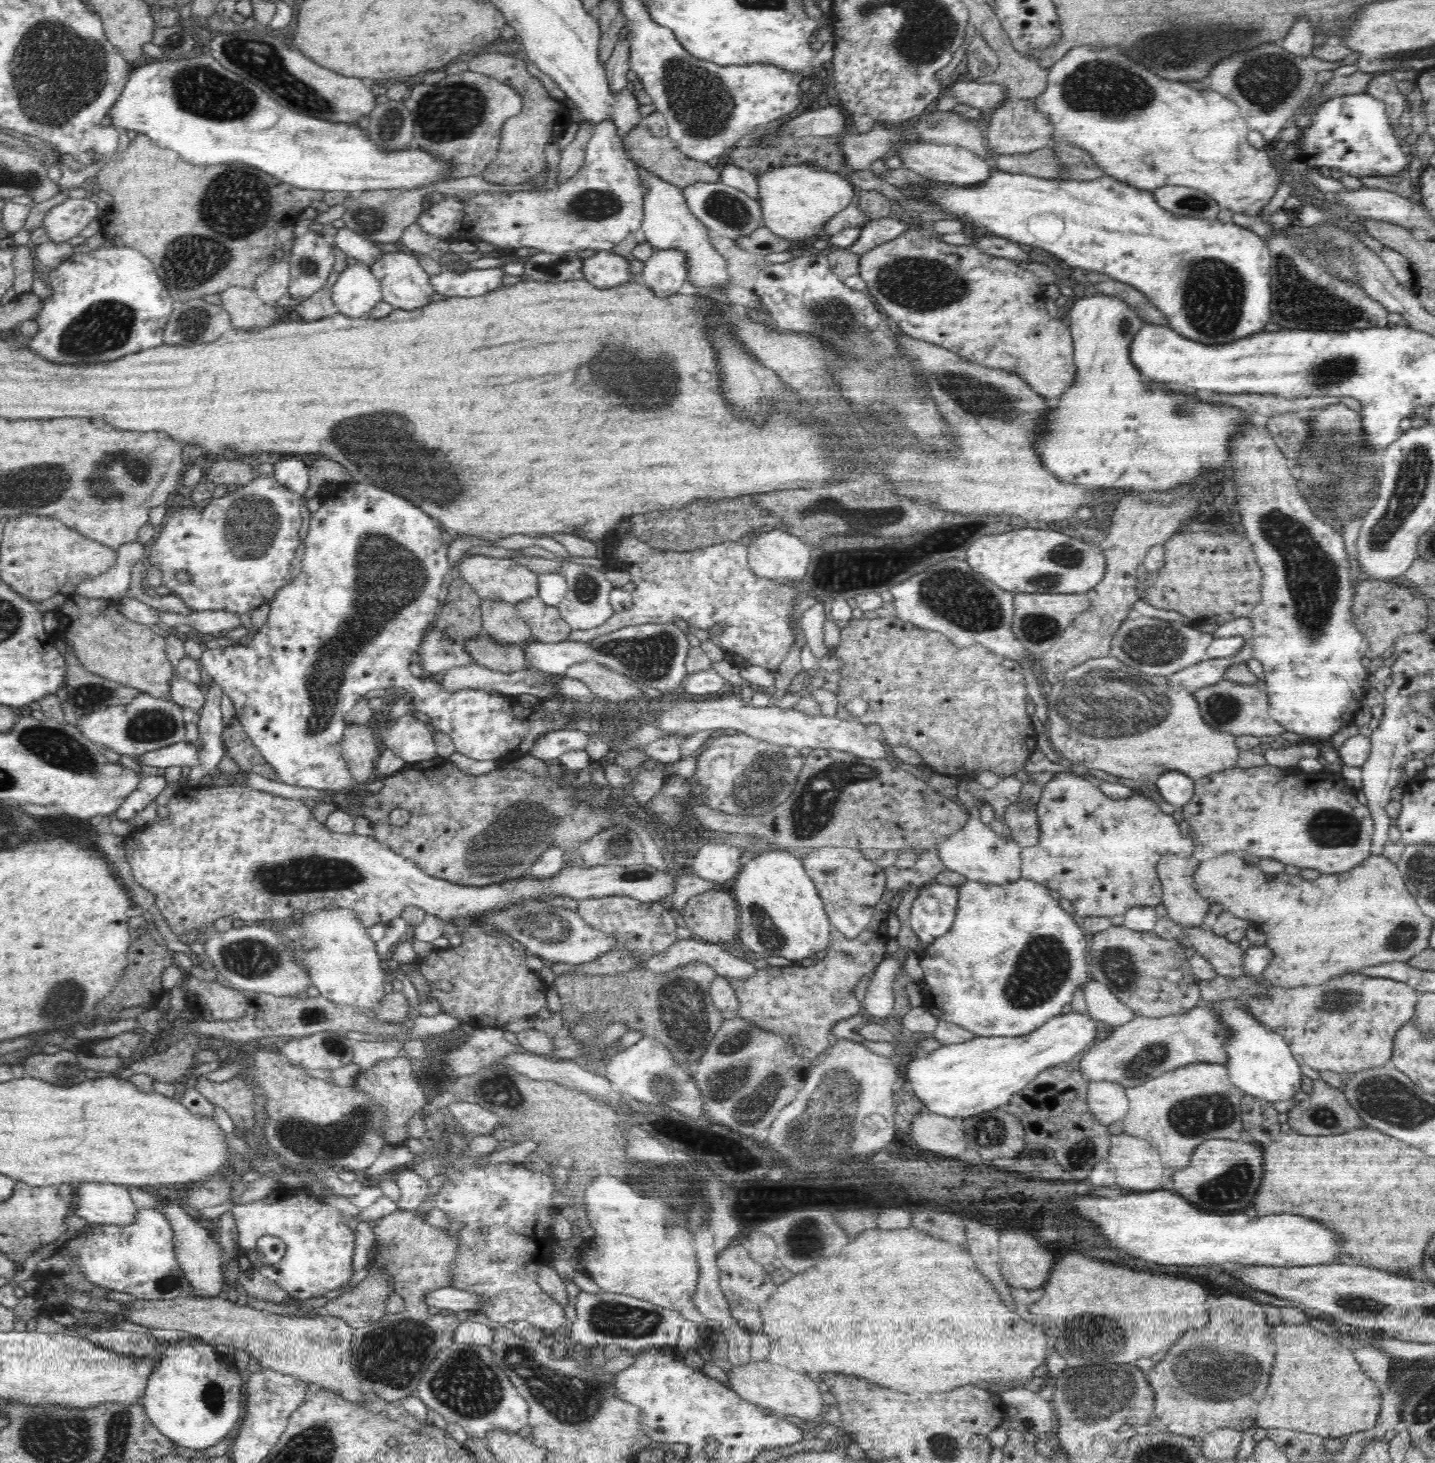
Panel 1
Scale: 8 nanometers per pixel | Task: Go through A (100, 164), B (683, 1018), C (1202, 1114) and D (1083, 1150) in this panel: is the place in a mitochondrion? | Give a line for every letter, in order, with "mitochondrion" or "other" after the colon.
A: other
B: mitochondrion
C: mitochondrion
D: mitochondrion

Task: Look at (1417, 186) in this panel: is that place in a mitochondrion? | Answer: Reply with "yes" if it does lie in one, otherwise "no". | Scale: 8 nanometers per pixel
no

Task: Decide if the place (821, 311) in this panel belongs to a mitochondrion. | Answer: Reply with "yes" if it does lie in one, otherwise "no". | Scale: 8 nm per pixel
yes

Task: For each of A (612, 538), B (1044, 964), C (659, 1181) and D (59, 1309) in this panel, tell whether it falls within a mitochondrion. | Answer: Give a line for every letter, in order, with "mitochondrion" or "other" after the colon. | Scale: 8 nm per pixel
A: other
B: mitochondrion
C: mitochondrion
D: other

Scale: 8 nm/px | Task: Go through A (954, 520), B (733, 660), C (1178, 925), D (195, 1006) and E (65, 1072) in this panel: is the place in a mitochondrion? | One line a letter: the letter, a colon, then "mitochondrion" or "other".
A: other
B: other
C: other
D: other
E: mitochondrion

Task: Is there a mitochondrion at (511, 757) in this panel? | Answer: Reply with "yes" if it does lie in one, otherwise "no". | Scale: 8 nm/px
no

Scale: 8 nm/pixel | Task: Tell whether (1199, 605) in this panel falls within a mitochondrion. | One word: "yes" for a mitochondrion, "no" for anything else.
no

